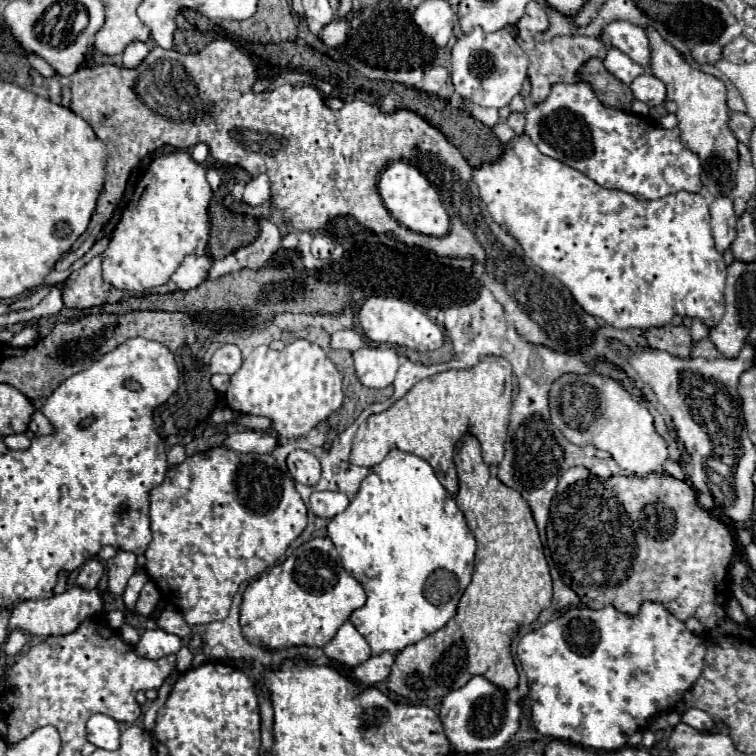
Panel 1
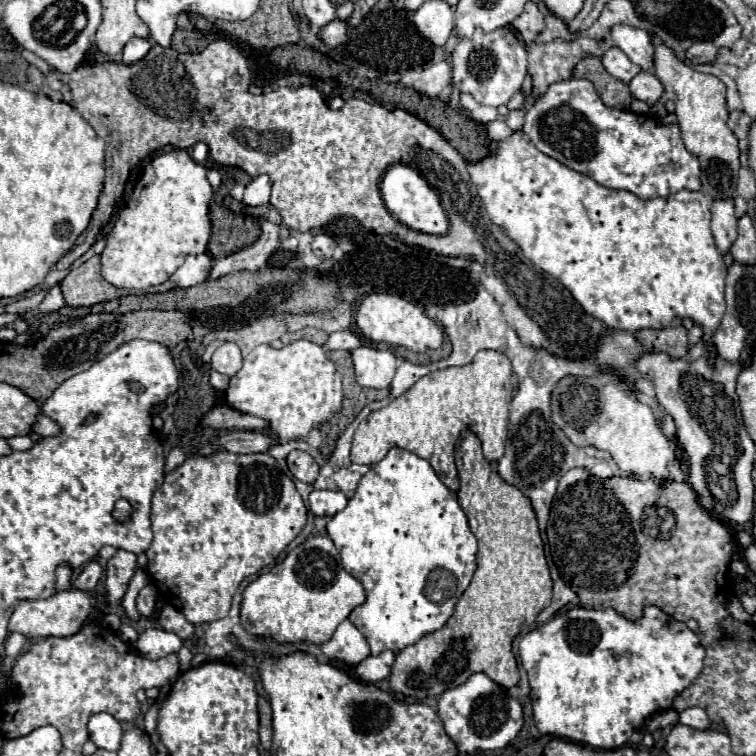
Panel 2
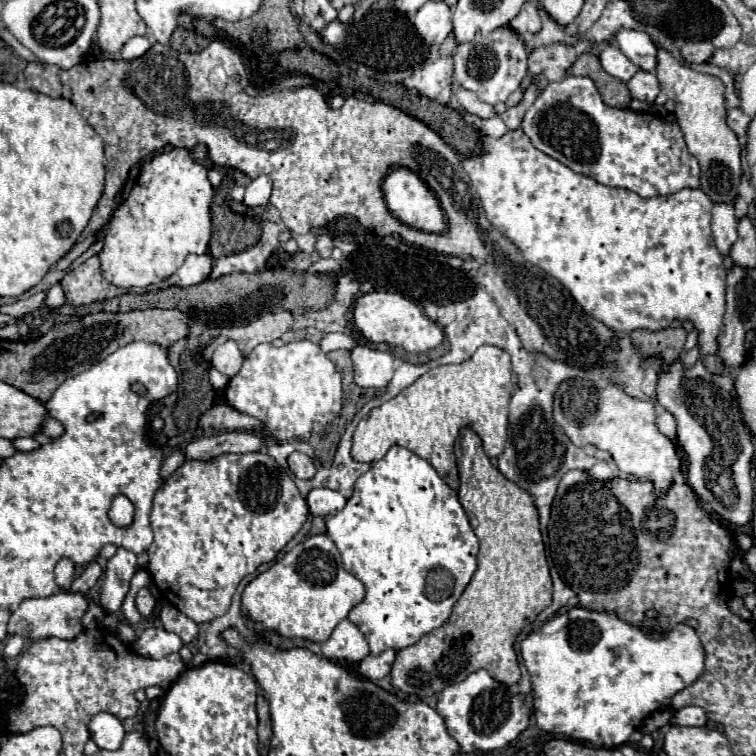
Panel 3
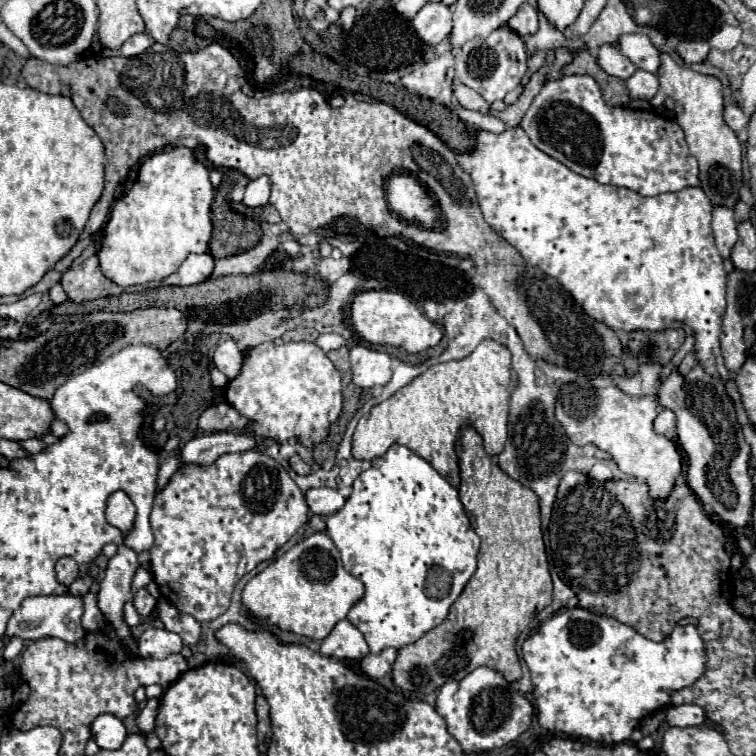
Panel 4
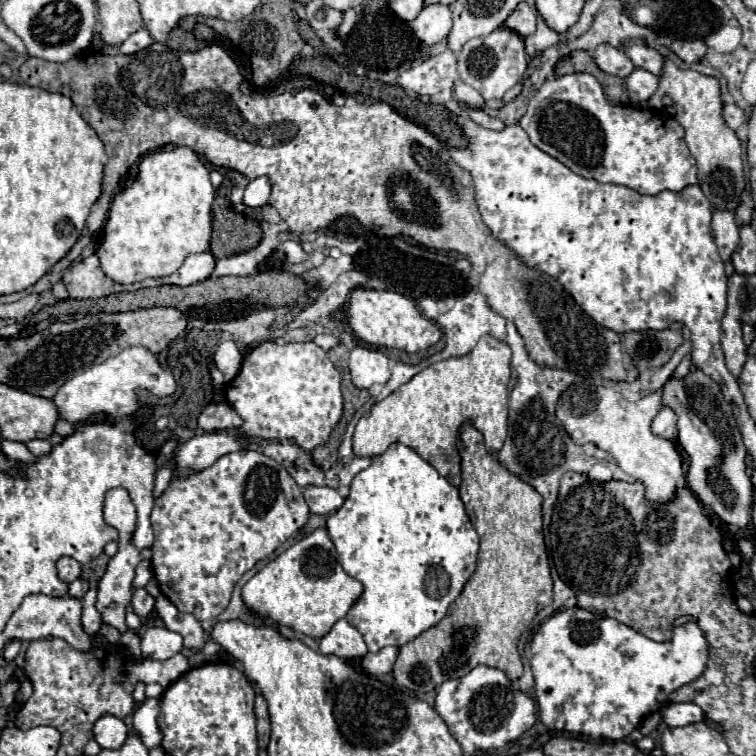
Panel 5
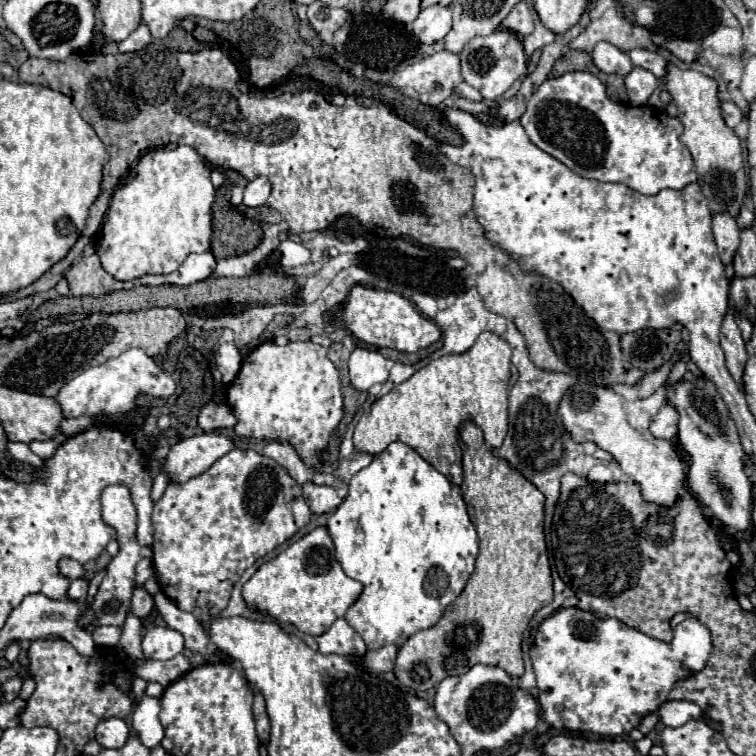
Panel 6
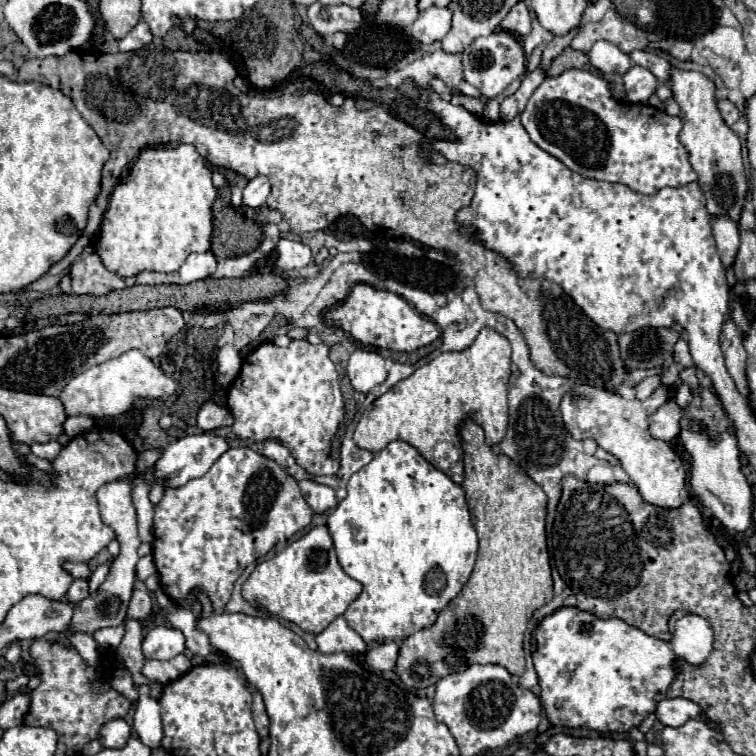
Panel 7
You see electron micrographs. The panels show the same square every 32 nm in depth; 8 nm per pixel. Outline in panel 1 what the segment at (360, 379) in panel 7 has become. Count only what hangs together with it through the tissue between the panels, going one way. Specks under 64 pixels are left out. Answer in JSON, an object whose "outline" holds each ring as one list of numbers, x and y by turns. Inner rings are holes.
{"outline":[[366,346,354,352,356,376,368,388,386,388,394,382,400,358,394,348]]}

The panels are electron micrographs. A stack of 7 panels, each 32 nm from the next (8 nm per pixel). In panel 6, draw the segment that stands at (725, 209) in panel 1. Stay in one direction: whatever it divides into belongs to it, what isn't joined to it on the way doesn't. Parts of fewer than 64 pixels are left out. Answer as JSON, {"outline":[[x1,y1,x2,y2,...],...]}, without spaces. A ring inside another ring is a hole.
{"outline":[[728,212,714,214,712,216,712,232,714,232,718,254,720,254,722,262,730,264,732,256,740,244,740,238,738,238,740,228,738,228,736,220,732,216,728,216]]}

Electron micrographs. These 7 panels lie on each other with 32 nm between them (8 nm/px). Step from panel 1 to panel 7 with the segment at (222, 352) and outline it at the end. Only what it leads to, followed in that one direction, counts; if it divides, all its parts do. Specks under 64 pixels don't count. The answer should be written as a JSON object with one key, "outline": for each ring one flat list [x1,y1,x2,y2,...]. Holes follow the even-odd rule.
{"outline":[[226,344,218,350,218,372,220,372,220,378,218,382,228,388,232,384,232,380,238,376,240,372,240,366,242,366,242,358,240,354,234,350,232,344]]}

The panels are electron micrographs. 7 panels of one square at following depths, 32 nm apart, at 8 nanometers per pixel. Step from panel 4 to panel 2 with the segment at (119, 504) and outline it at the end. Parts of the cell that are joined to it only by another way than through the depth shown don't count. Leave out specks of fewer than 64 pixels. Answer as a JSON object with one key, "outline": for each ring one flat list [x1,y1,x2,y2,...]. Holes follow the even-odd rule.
{"outline":[[119,500,116,502,116,506,114,507,114,512,112,515,119,522,125,522,130,517,132,510,133,509,129,502,126,502,126,500]]}

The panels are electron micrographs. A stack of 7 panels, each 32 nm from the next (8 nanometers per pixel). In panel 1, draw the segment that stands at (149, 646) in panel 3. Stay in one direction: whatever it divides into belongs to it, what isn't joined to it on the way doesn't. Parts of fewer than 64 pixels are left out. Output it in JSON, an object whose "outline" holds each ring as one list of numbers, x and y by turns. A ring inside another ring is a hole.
{"outline":[[146,630,134,650,148,660,158,660,168,654,176,654,182,648,182,640,164,630]]}

